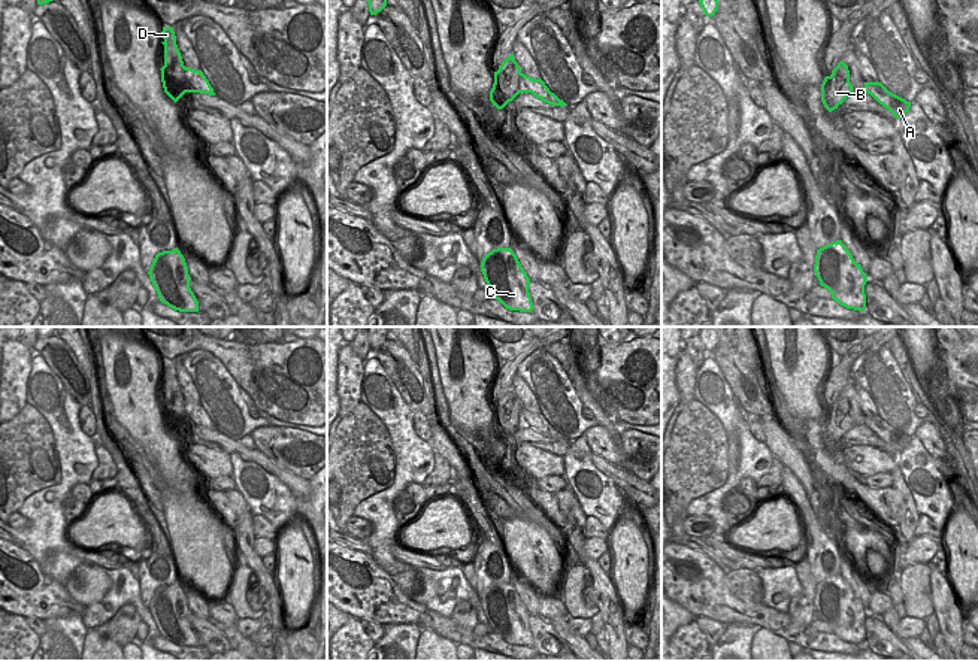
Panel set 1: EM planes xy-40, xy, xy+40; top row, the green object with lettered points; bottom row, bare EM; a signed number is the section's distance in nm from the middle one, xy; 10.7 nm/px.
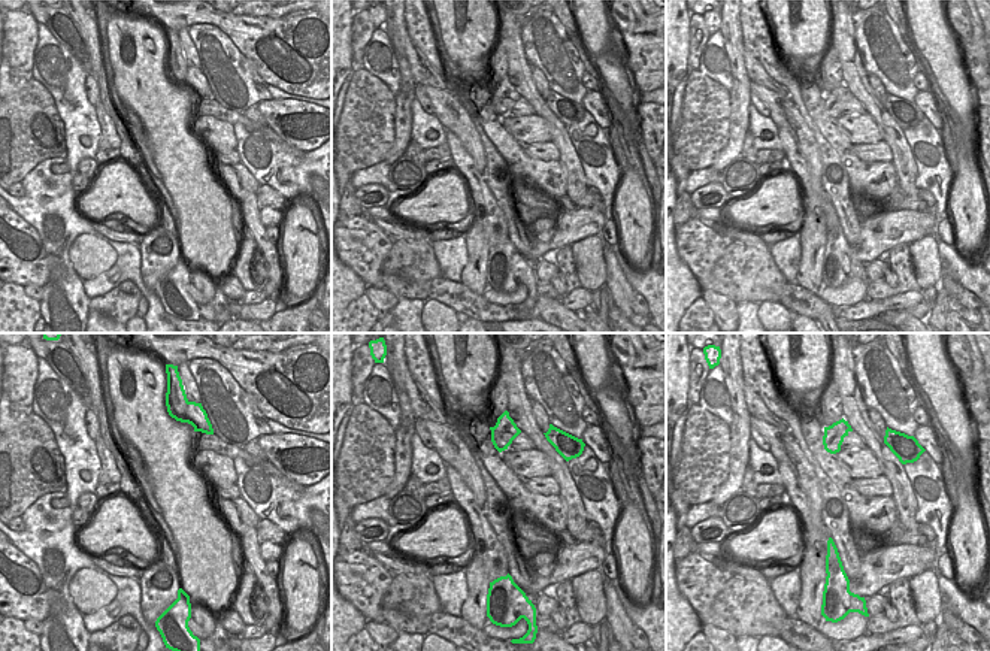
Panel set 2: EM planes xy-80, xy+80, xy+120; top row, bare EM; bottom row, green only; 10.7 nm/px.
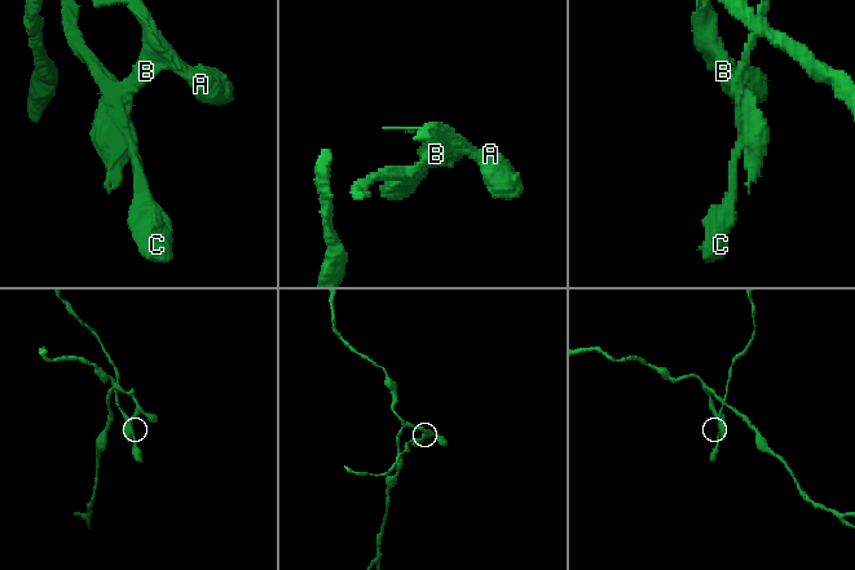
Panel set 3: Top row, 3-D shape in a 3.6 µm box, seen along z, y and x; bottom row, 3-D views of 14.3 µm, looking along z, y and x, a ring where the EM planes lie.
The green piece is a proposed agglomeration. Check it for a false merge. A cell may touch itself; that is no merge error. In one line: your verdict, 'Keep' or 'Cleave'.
Cleave

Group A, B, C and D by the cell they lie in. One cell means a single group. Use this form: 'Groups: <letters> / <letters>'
Groups: A D / B C

